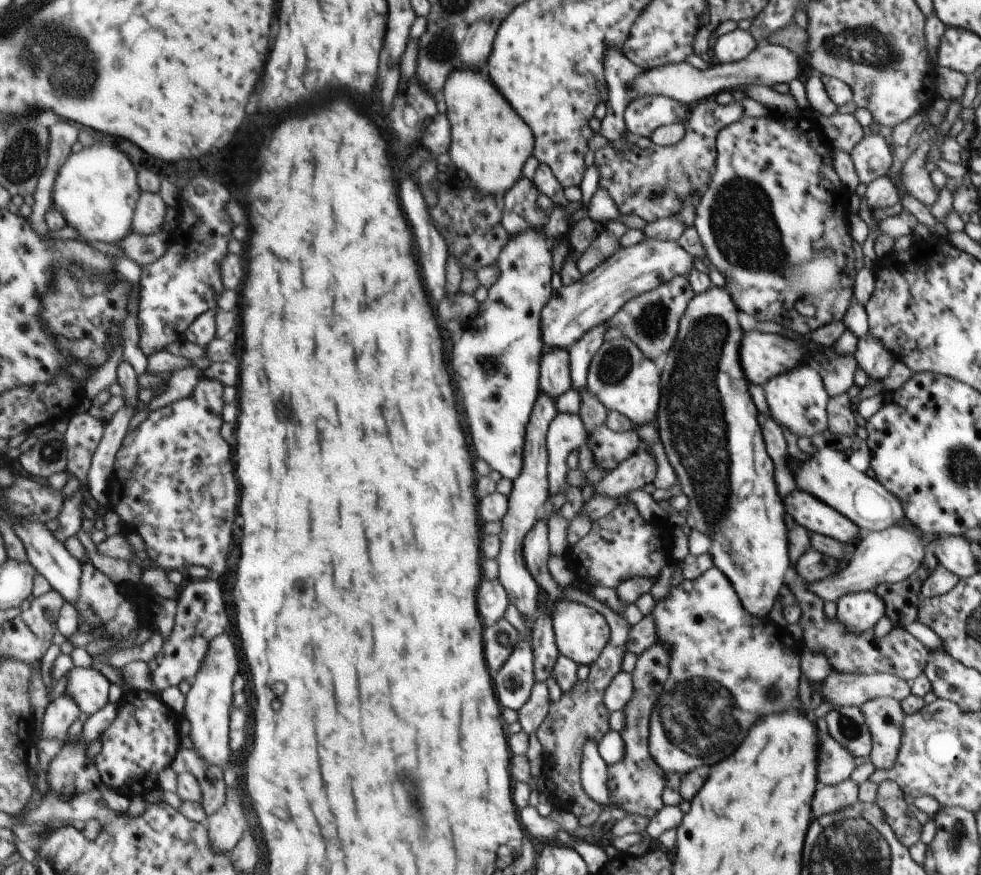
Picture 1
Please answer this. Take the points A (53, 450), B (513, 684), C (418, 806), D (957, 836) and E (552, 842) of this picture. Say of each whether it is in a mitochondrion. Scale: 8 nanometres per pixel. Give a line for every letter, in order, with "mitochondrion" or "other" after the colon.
A: mitochondrion
B: other
C: mitochondrion
D: mitochondrion
E: other

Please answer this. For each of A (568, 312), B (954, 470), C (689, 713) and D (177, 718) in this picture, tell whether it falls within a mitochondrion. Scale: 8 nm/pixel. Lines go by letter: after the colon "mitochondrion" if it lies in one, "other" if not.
A: other
B: other
C: mitochondrion
D: other

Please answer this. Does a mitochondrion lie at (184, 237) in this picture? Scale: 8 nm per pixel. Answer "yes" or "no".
no

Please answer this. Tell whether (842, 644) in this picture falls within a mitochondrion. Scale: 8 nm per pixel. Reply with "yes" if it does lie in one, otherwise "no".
yes

